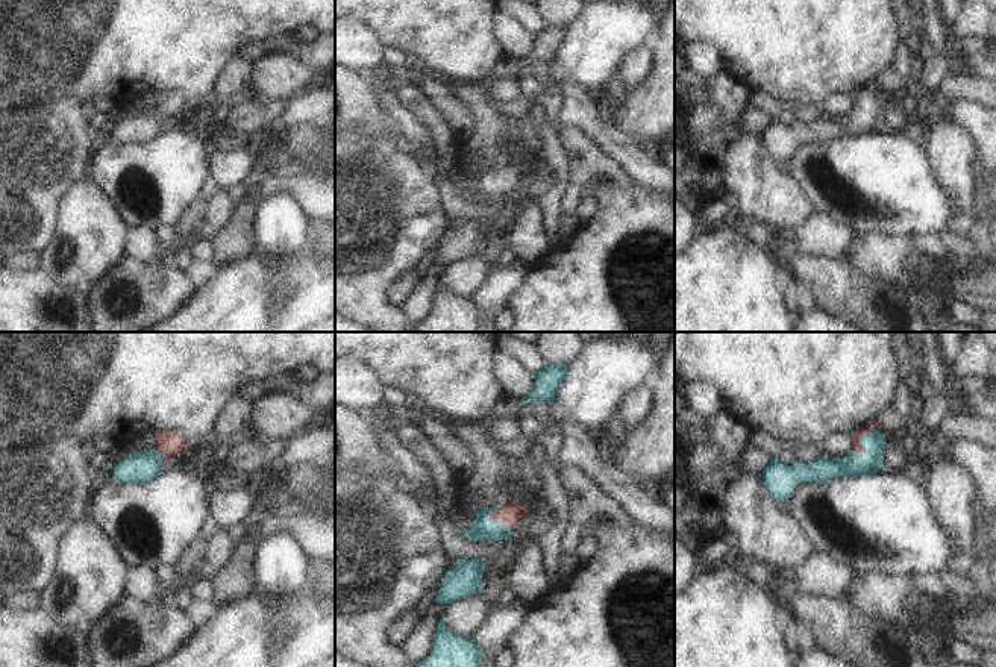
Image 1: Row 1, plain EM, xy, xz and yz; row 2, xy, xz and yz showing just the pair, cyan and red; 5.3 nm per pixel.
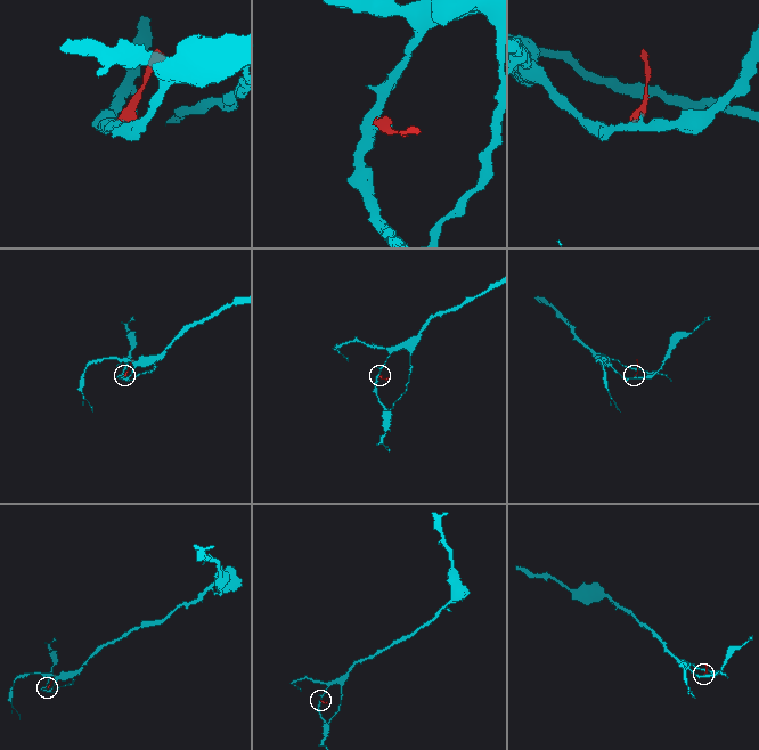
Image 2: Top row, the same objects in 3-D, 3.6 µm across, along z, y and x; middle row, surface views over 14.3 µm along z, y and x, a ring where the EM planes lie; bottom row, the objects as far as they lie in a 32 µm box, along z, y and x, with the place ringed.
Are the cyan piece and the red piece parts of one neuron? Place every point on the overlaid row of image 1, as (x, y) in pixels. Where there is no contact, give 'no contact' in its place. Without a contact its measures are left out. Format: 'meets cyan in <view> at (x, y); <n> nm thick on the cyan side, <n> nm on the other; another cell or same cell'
meets cyan in yz at (860, 438); 130 nm thick on the cyan side, 50 nm on the other; same cell

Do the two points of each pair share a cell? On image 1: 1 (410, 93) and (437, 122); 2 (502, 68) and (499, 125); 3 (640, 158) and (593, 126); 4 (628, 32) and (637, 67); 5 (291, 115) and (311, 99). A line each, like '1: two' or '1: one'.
1: one
2: one
3: one
4: two
5: one

